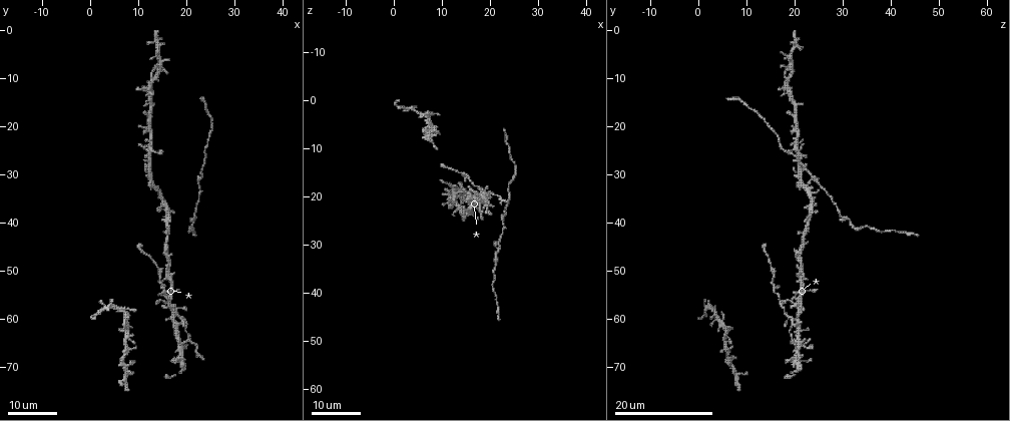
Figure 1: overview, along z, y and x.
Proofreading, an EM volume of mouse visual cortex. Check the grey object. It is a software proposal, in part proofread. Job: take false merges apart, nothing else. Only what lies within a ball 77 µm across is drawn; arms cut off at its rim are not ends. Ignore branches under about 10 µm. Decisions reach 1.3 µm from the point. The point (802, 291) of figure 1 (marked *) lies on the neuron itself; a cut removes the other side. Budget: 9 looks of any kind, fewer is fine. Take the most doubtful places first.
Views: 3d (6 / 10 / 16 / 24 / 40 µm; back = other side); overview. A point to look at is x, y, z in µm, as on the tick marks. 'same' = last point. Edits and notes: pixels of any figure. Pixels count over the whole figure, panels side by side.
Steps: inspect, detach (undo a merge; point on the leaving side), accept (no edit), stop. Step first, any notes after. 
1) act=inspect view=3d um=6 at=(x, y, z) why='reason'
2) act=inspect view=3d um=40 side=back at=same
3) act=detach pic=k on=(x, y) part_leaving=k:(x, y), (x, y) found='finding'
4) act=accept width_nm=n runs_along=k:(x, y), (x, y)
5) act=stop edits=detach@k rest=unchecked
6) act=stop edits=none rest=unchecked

act=inspect view=3d um=16 at=(24.5, 23.5, 17.0)

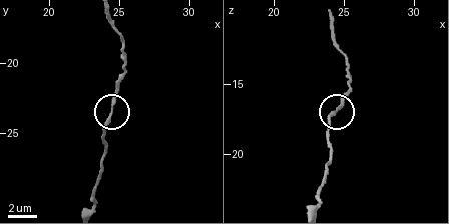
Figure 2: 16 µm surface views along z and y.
act=inspect view=3d um=10 at=(24.6, 23.4, 17.0)

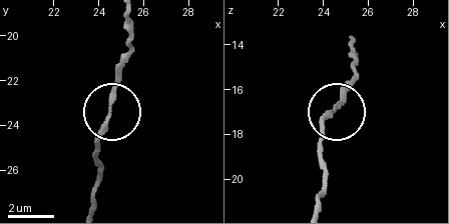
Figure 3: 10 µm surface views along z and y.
act=accept found='all the same neuron'

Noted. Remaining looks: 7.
act=inspect view=3d um=16 at=(12.5, 32.0, 21.5) why='three-way junction'

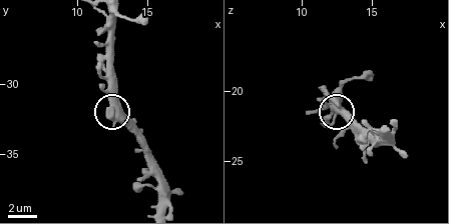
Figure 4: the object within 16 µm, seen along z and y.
act=inspect view=3d um=6 at=same

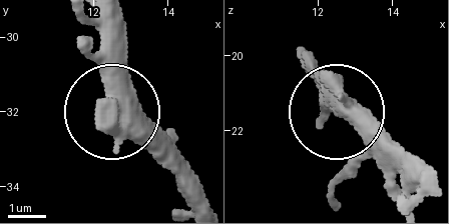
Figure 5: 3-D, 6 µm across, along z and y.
act=accept found='one neuron here'

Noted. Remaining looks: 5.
act=inspect view=3d um=16 at=(7.0, 65.0, 6.0) why='two arms in line, one across'

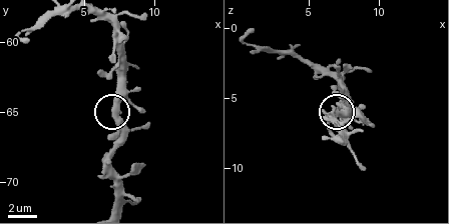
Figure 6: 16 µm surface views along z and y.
act=inspect view=3d um=10 at=(7.6, 65.4, 5.8)

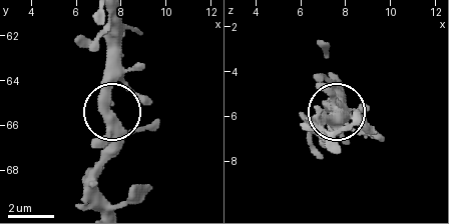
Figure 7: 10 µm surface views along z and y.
act=inspect view=3d um=6 at=(7.5, 65.5, 5.7)

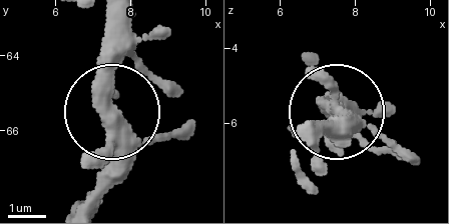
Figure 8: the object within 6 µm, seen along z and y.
act=accept found='continuous, no second neuron'

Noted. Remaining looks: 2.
act=inspect view=3d um=16 at=(5.0, 58.0, 3.0) why='narrows sharply'

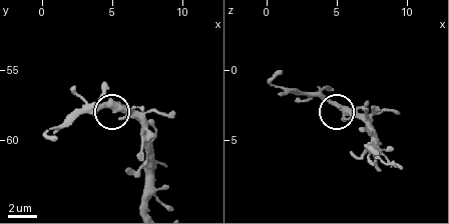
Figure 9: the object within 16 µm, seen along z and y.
act=inspect view=3d um=6 at=(5.2, 57.6, 2.6)

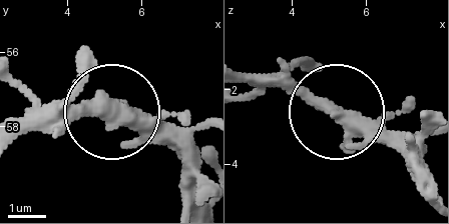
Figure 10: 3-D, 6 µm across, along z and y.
act=accept found='continuous, no second neuron'

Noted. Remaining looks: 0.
act=stop edits=none rest=unchecked

